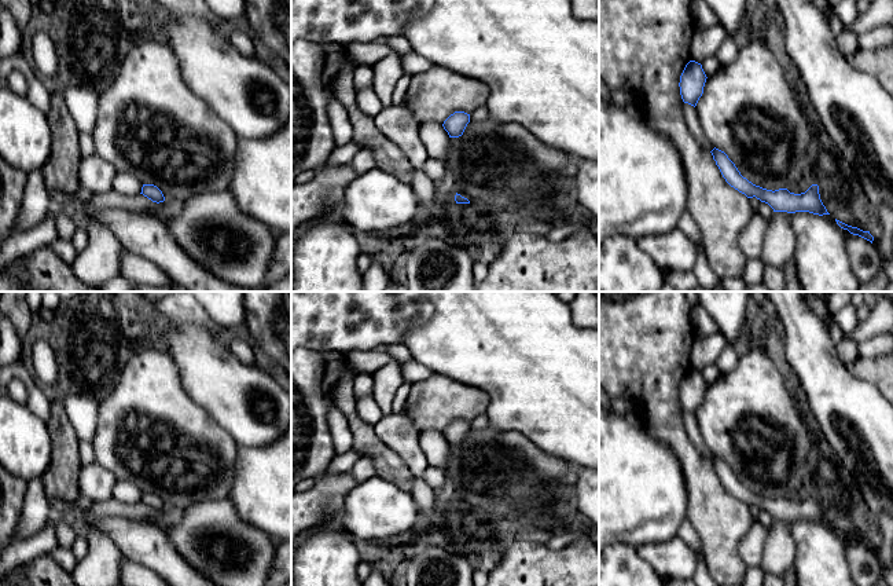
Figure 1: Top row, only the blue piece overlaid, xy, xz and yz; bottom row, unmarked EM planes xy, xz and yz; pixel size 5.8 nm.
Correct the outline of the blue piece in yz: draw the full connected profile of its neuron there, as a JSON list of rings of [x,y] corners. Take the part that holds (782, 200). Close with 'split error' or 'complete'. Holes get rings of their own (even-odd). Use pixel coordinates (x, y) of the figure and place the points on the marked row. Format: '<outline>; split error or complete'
[[[714,147],[710,153],[723,177],[731,187],[745,194],[747,198],[756,197],[761,202],[768,204],[773,212],[809,212],[819,216],[830,215],[820,199],[817,184],[812,184],[801,194],[790,193],[787,188],[775,191],[767,190],[743,177],[724,151]]]; complete

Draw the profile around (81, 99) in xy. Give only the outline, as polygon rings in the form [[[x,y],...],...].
[[[71,84],[63,91],[66,106],[84,133],[92,133],[98,118],[99,94],[88,84]]]

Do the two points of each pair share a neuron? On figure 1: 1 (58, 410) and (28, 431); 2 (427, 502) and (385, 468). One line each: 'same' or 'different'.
1: different
2: different

